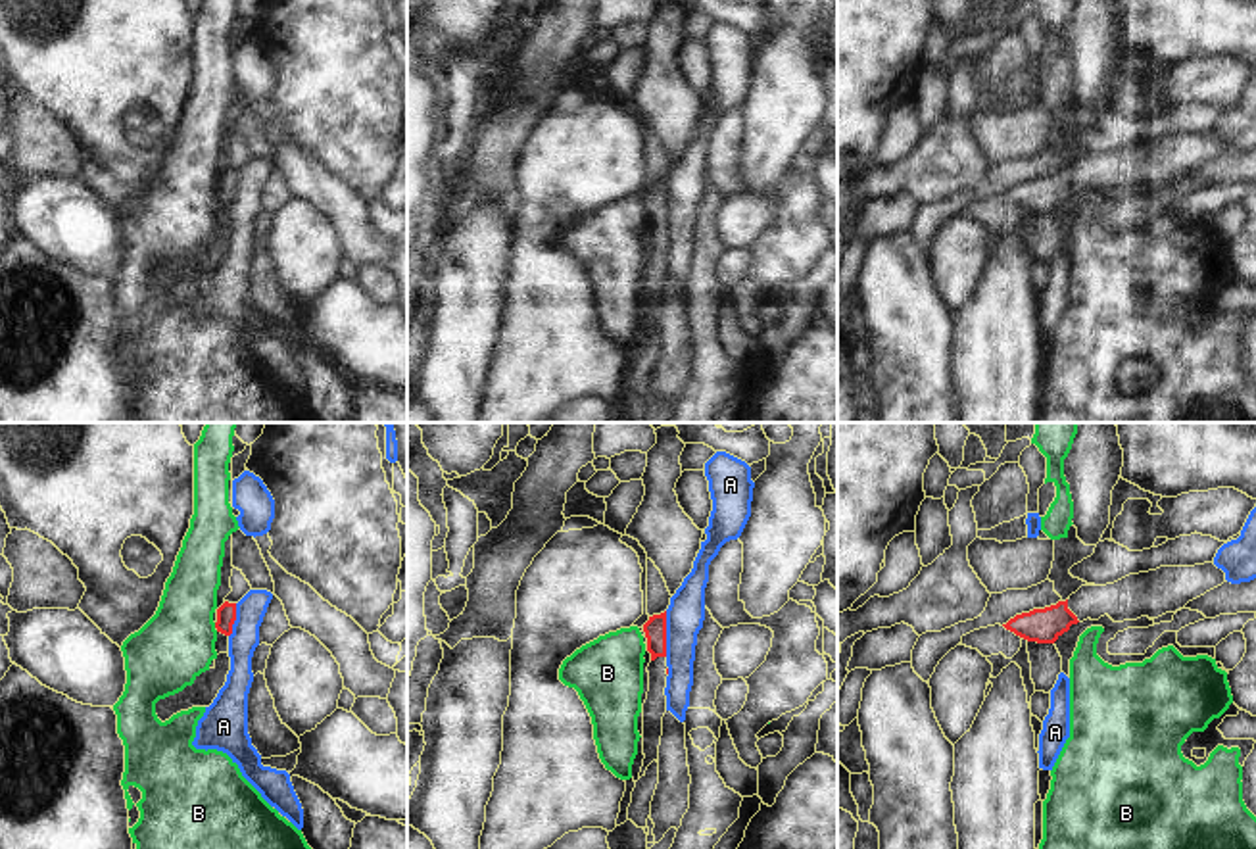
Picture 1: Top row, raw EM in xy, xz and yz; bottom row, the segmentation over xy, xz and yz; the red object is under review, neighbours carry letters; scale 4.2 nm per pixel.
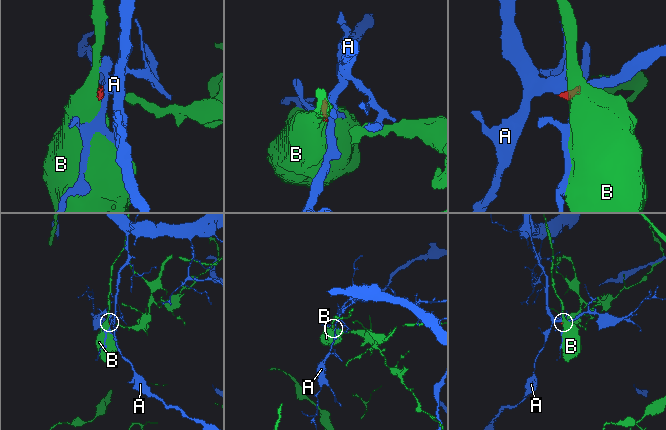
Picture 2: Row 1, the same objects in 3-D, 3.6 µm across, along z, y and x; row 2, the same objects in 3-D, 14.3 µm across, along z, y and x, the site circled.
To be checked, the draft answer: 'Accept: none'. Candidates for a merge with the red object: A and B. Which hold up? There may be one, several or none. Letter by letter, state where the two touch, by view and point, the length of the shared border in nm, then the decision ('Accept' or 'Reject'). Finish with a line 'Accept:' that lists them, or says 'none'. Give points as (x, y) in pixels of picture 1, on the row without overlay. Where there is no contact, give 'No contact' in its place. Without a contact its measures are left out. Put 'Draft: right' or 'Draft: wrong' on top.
Draft: right
A: Touches red at xz (665, 204). Shared border 190 nm. Reject
B: Touches red at xy (216, 194). Shared border 30 nm. Reject
Accept: none

